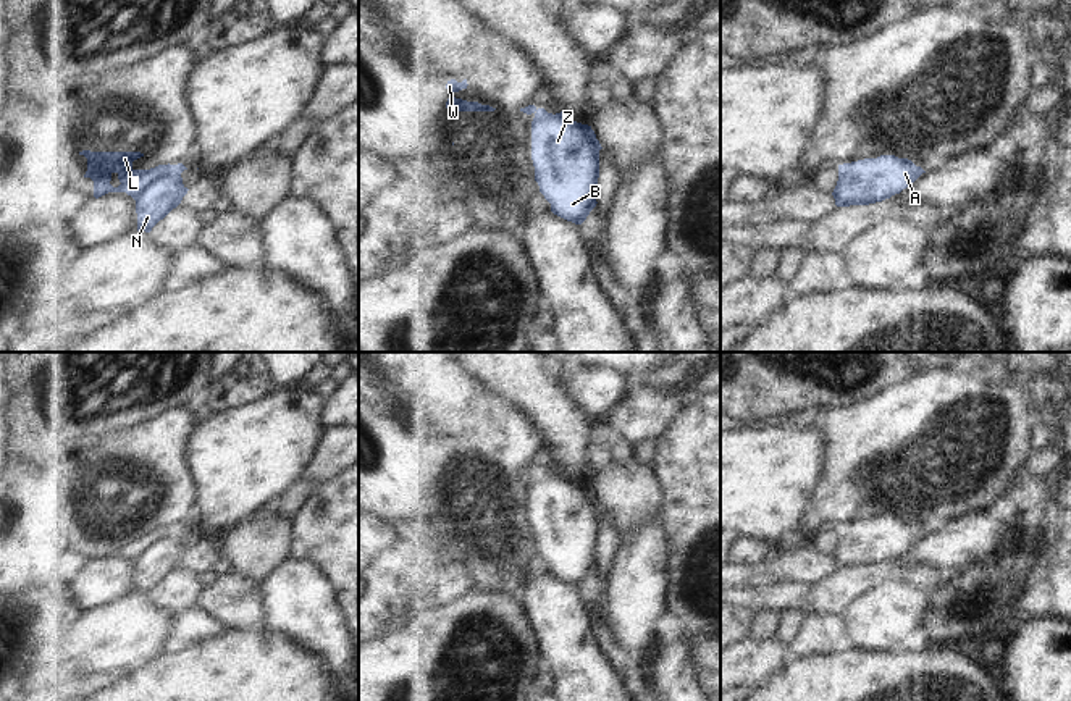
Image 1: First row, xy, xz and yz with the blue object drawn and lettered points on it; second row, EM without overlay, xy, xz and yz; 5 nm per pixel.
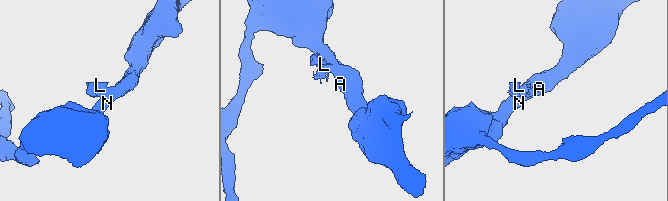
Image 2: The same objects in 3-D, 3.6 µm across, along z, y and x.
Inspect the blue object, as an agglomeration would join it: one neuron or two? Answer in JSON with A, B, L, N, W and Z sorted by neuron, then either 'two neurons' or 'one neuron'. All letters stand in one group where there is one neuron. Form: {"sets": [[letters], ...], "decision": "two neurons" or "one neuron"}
{"sets": [["A", "B", "N", "Z"], ["L", "W"]], "decision": "two neurons"}

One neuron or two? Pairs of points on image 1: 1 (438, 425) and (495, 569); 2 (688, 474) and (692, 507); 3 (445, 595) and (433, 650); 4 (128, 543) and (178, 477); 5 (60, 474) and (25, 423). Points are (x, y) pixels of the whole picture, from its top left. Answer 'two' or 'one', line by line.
1: one
2: one
3: two
4: one
5: two

